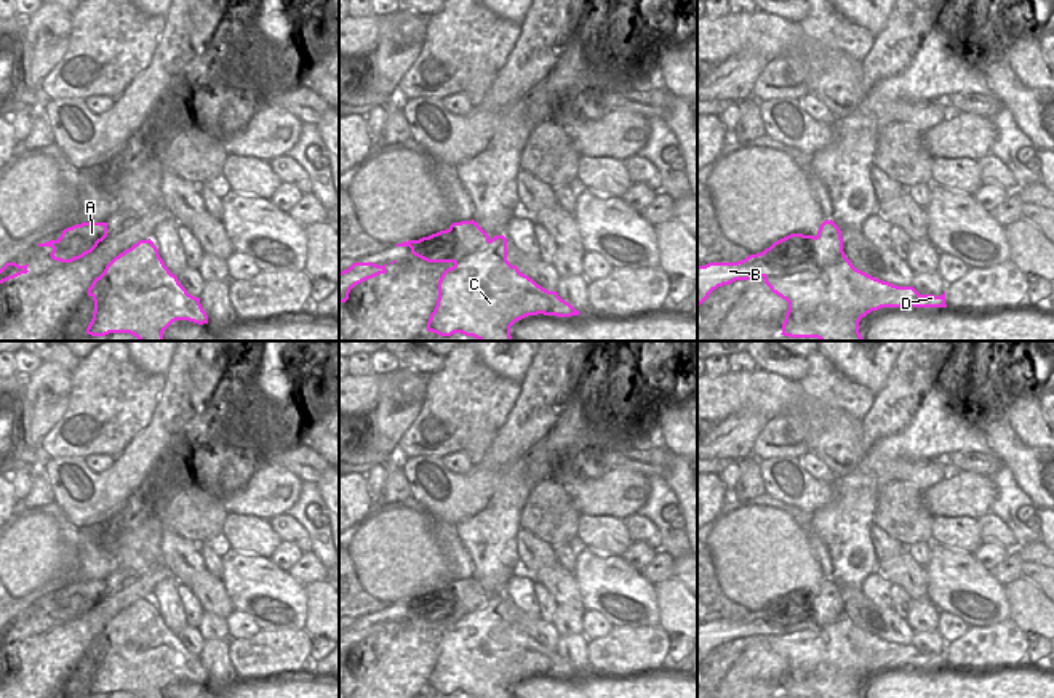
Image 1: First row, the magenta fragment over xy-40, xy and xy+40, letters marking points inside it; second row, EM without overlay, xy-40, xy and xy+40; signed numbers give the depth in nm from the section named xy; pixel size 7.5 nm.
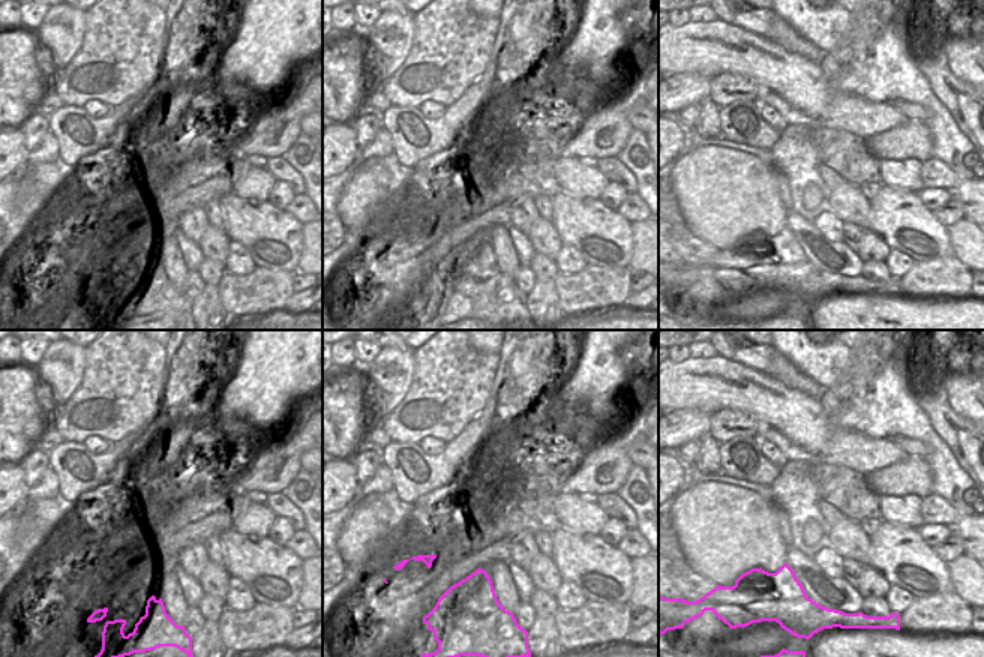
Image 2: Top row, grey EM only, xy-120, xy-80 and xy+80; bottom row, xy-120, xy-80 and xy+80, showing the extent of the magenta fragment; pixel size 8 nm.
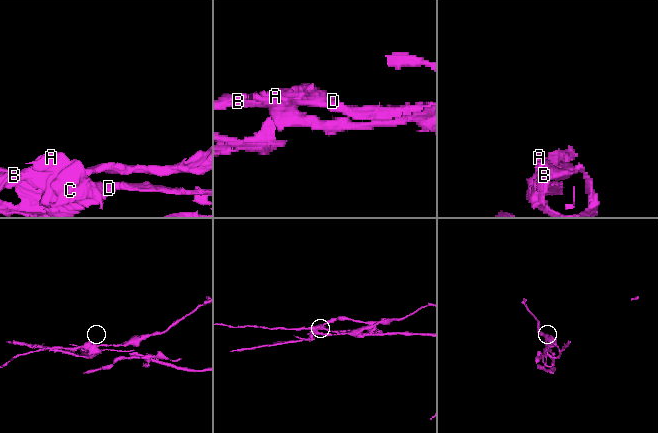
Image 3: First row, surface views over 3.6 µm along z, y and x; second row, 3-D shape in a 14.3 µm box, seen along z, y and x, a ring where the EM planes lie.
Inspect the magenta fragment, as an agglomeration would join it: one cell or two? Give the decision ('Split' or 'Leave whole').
Split

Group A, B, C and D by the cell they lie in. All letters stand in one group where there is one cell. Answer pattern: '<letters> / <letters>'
A B / C D

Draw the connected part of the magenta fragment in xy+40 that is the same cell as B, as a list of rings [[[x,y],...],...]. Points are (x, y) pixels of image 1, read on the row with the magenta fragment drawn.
[[[825,219],[816,237],[790,234],[742,261],[697,266],[697,307],[713,290],[736,280],[782,279],[809,269],[825,269],[846,259],[840,227]]]

